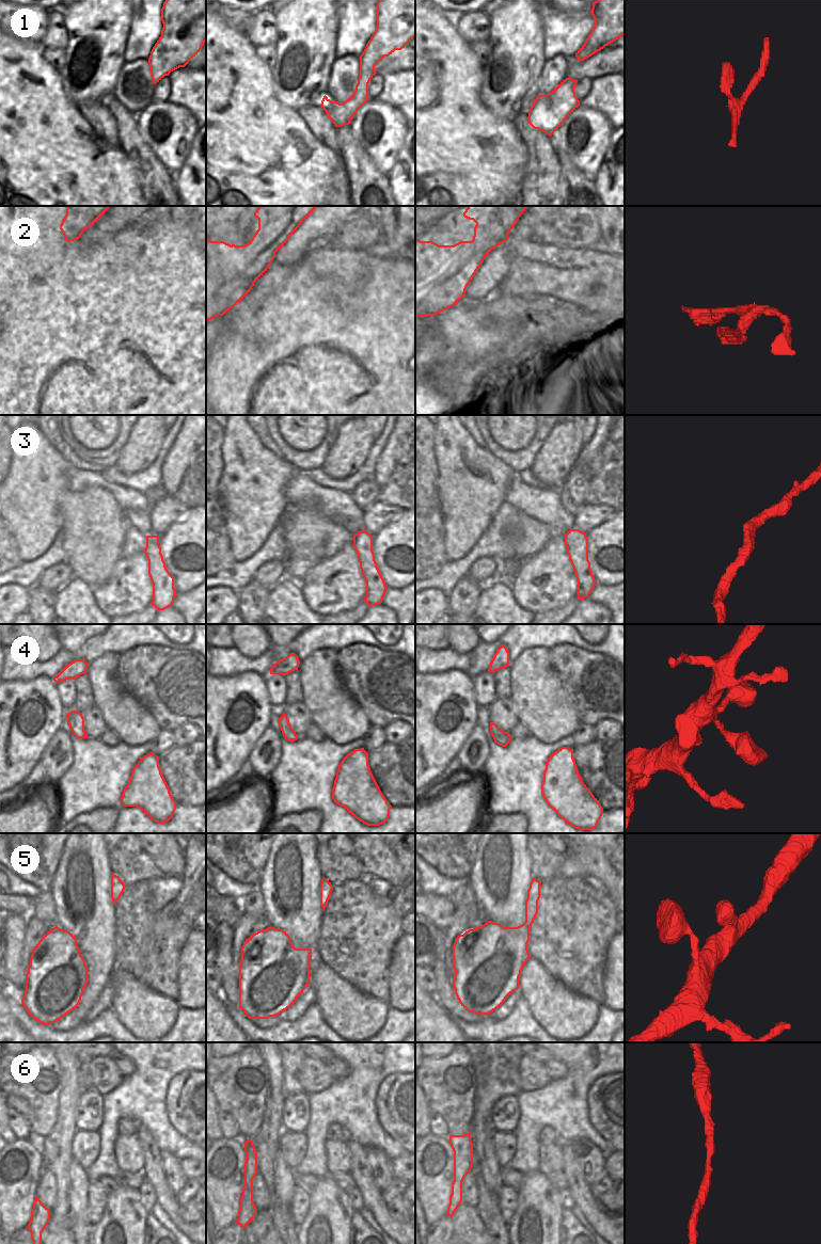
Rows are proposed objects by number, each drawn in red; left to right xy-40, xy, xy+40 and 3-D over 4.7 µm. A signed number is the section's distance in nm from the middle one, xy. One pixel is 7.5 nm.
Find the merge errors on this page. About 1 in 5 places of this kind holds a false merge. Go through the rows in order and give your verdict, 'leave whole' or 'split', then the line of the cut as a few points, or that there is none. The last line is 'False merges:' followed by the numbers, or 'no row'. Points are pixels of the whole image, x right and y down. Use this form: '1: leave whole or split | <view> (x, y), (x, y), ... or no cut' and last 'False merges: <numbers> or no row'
1: leave whole | no cut
2: leave whole | no cut
3: leave whole | no cut
4: leave whole | no cut
5: leave whole | no cut
6: leave whole | no cut
False merges: no row

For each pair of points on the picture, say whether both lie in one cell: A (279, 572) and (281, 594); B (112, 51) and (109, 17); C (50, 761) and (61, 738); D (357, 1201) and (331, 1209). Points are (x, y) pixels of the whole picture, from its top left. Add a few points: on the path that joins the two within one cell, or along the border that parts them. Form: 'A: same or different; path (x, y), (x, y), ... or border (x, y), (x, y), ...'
A: different; border (284, 577), (270, 587)
B: same; path (109, 43), (109, 26)
C: same; path (49, 755), (49, 751), (57, 743)
D: different; border (346, 1191), (348, 1201), (356, 1210)

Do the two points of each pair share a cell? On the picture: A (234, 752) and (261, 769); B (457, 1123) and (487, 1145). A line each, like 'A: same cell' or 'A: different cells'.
A: different cells
B: different cells

